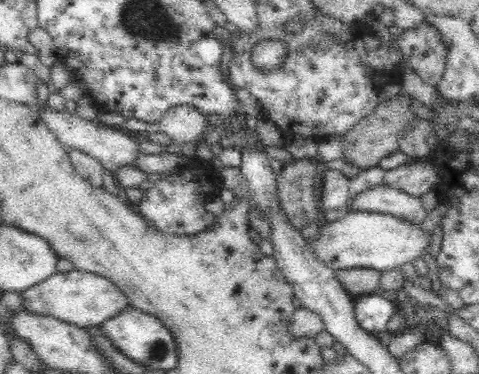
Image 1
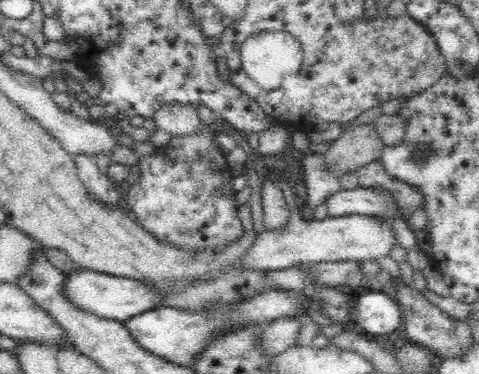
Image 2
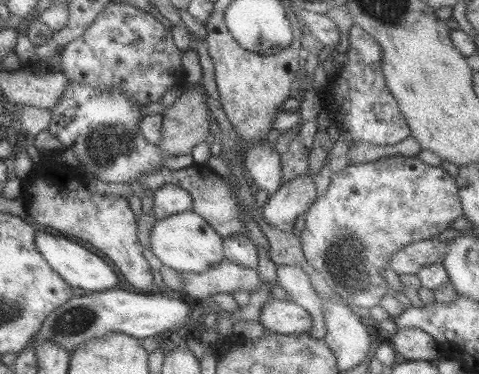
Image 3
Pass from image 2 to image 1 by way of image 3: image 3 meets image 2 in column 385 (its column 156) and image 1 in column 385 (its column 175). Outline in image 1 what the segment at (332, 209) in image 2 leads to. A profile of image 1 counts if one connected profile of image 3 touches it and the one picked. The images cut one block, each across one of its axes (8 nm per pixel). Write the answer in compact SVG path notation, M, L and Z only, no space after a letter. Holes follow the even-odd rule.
M386 184L360 192L352 200L350 210L392 214L392 216L404 218L412 224L422 224L428 216L428 210L426 210L424 202L420 200L420 196L412 196L404 190L396 190L396 188L390 188Z

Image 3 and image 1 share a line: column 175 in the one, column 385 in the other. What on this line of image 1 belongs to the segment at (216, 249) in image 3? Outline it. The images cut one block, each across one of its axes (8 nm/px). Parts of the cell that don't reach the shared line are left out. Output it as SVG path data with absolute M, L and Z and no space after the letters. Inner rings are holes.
M350 210L342 218L328 222L322 228L322 236L316 248L310 246L314 256L332 270L352 270L352 268L372 268L378 272L402 270L414 260L424 260L432 250L432 234L422 230L422 224L412 224L404 218L380 212Z

